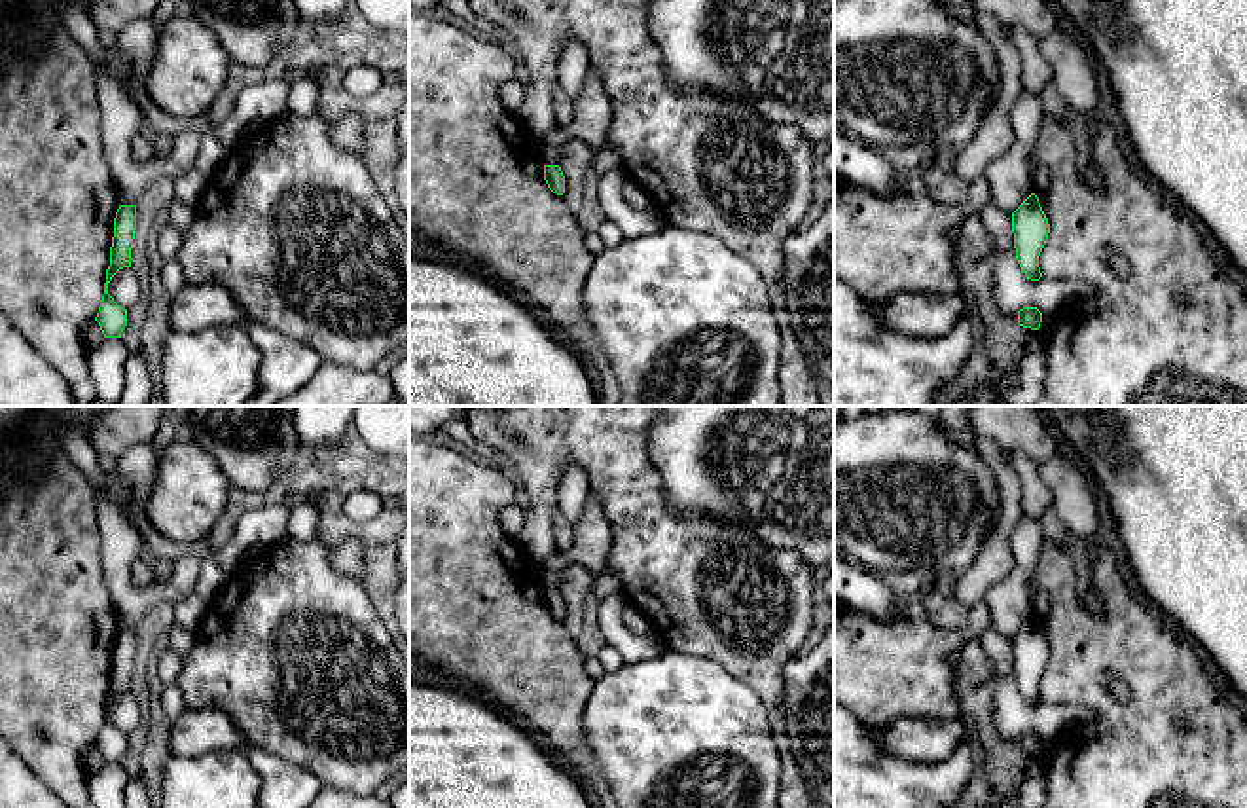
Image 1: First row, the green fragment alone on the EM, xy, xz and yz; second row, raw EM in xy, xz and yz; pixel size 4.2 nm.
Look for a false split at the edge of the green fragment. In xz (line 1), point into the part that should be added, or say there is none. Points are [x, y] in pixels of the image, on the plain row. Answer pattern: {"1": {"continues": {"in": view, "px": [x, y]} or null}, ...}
{"1": {"continues": null}}

